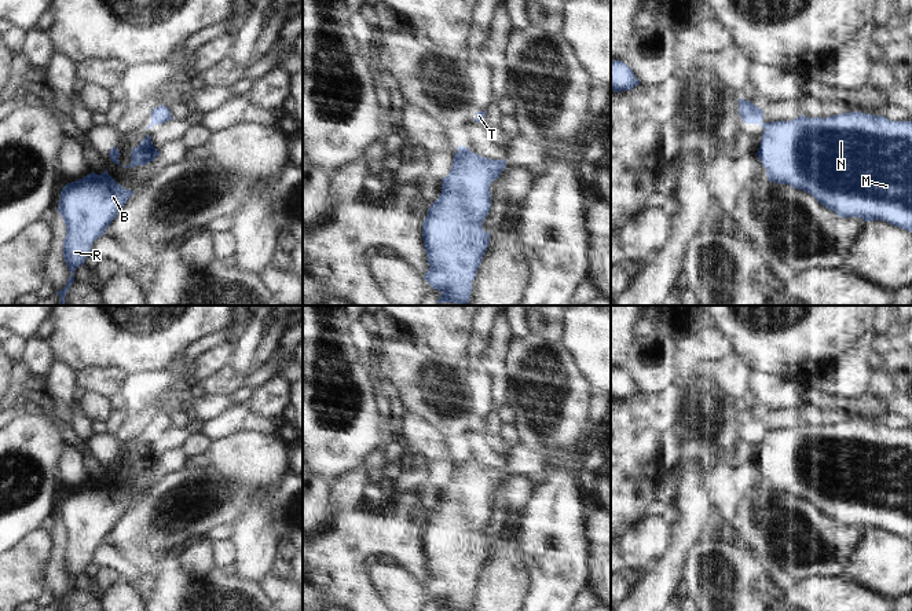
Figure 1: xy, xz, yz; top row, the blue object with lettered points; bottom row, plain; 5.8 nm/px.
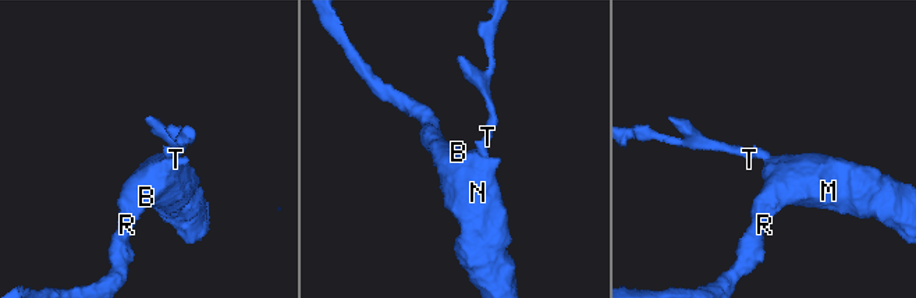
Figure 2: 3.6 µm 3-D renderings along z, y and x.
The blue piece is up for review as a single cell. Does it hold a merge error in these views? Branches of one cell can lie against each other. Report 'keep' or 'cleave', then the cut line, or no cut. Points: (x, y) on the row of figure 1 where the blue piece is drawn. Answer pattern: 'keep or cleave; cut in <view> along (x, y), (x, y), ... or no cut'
cleave; cut in xz along (461, 146), (471, 153)

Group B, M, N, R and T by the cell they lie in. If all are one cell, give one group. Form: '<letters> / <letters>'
B M N R / T

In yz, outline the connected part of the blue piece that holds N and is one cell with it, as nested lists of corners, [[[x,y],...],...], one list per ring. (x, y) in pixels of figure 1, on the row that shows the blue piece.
[[[851,111],[759,127],[765,131],[757,156],[768,180],[809,193],[840,217],[883,220],[912,233],[912,121]]]

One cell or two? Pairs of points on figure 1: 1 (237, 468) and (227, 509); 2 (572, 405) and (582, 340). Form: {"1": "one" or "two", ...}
{"1": "two", "2": "two"}

